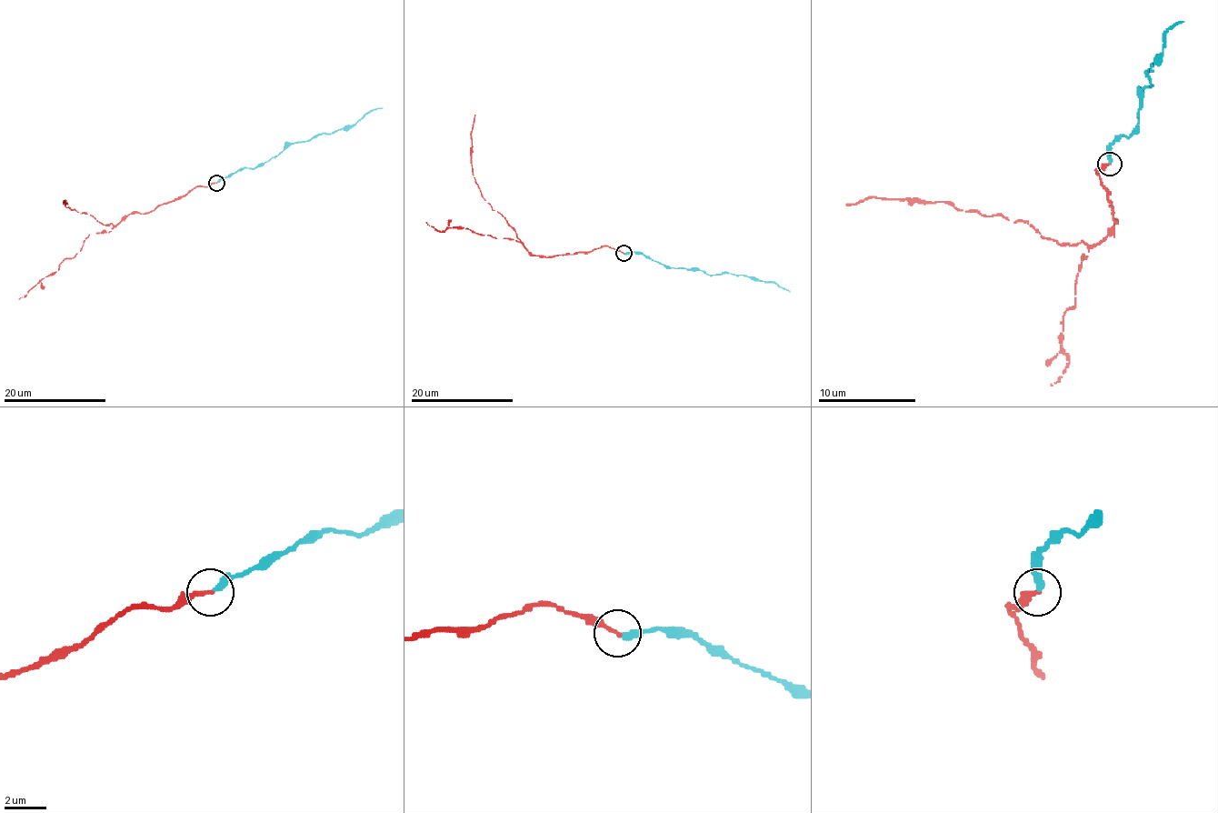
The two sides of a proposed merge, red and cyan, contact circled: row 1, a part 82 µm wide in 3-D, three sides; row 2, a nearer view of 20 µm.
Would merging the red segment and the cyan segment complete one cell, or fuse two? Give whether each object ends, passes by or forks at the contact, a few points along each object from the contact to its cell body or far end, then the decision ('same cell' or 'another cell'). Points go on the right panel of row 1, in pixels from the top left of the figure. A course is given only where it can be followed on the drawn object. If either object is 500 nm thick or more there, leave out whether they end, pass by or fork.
red ends | cyan ends | red via (1110, 163), (1095, 170), (1117, 222), (1097, 244), (1061, 245), (1024, 222), (947, 202), (879, 197), (847, 205) | cyan via (1110, 163), (1107, 148), (1136, 129), (1139, 93), (1151, 85), (1146, 73), (1161, 56), (1163, 35), (1183, 22) | same cell

